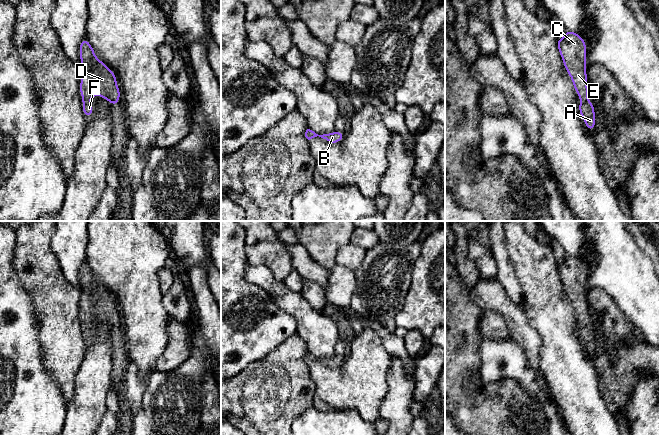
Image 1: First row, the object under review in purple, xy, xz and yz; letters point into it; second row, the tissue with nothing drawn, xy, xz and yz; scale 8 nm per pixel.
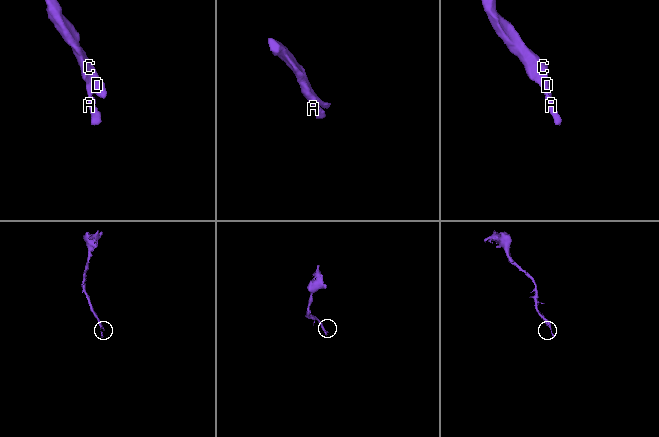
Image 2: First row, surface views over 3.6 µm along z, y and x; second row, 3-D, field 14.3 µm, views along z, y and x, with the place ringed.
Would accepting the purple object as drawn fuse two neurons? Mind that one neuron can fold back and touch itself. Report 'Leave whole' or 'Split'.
Leave whole

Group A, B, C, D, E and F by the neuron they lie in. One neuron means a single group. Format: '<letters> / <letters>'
A B C D E F

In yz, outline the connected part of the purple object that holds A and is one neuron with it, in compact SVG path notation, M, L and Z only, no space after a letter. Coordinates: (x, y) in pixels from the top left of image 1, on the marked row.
M566 29L565 36L562 39L557 38L557 46L564 67L571 77L577 95L580 97L580 116L584 118L586 128L594 131L595 110L592 102L587 99L586 43L578 33Z

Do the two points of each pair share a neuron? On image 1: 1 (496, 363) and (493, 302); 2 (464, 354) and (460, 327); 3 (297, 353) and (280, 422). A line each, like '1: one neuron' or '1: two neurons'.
1: two neurons
2: one neuron
3: one neuron

